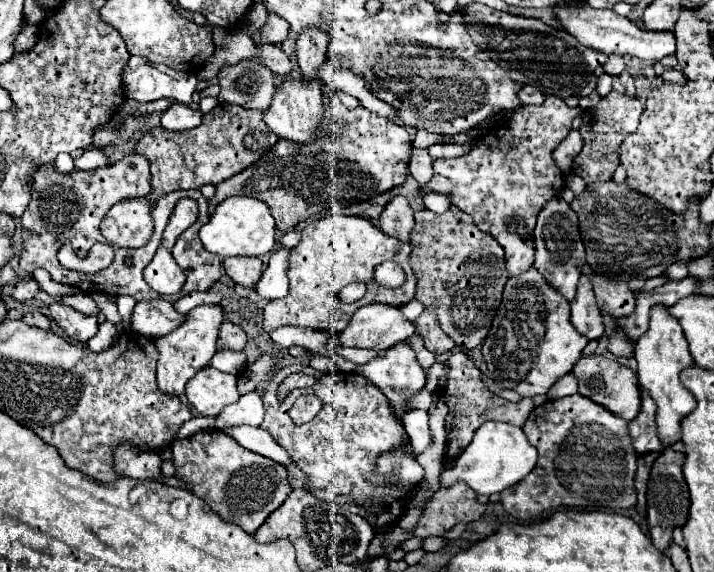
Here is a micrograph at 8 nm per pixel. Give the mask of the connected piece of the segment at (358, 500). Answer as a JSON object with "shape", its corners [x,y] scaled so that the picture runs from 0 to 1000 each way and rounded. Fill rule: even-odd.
{"shape":[[[409,636],[389,647],[370,678],[373,727],[364,748],[378,755],[381,766],[403,790],[409,808],[429,829],[429,857],[437,867],[504,899],[510,909],[515,909],[527,934],[535,934],[543,920],[557,916],[557,909],[566,902],[580,853],[566,853],[563,860],[555,836],[541,836],[527,825],[524,808],[543,787],[557,787],[560,776],[571,780],[574,769],[569,752],[563,748],[560,734],[549,724],[552,717],[546,713],[541,692],[529,678],[524,678],[524,671],[518,671],[510,657],[501,654],[451,654],[451,661],[445,661],[440,675],[412,682],[401,699],[389,703],[389,671],[412,650],[443,654],[434,640],[426,636]],[[420,689],[443,689],[451,699],[451,717],[445,720],[445,731],[440,731],[437,738],[409,745],[409,734],[401,720],[409,713]]]}

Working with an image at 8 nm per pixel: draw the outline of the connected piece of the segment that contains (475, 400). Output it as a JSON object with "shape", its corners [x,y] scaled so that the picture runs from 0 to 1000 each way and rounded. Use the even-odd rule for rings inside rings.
{"shape":[[[639,615],[625,629],[625,675],[619,682],[619,696],[627,710],[627,727],[625,727],[625,787],[622,787],[622,822],[633,818],[639,801],[650,790],[650,783],[658,776],[664,755],[683,734],[697,734],[697,738],[711,738],[720,745],[734,745],[739,724],[748,713],[745,696],[731,696],[728,703],[711,703],[686,682],[681,682],[681,671],[675,668],[675,650],[667,643],[667,636],[650,619]]]}

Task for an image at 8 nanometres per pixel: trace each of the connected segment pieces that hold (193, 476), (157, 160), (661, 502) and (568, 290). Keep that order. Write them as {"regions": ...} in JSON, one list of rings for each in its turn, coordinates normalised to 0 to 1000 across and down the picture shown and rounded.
{"regions":[[[[283,752],[244,773],[241,811],[246,818],[246,836],[266,850],[266,860],[283,871],[311,909],[333,916],[347,934],[356,934],[375,899],[381,899],[409,860],[398,815],[339,783],[325,762],[308,752]]],[[[305,182],[300,192],[283,203],[283,217],[272,227],[238,231],[221,220],[202,231],[202,238],[188,252],[188,269],[207,276],[213,301],[213,343],[221,346],[244,332],[308,322],[311,315],[319,315],[356,287],[387,248],[389,238],[373,224],[364,196],[328,182]]],[[[933,783],[916,808],[910,839],[908,839],[908,920],[910,920],[910,941],[919,951],[924,965],[933,965],[933,958],[941,948],[944,923],[955,923],[964,909],[966,895],[966,867],[964,850],[955,829],[958,815],[958,794],[944,790],[941,783]]],[[[787,346],[770,350],[770,357],[765,357],[765,364],[754,374],[754,388],[748,399],[748,434],[751,434],[748,469],[762,483],[762,490],[776,507],[782,507],[793,524],[801,528],[807,517],[810,486],[821,462],[821,448],[818,448],[812,402],[810,402],[807,371],[798,367],[796,353],[790,353]]]]}

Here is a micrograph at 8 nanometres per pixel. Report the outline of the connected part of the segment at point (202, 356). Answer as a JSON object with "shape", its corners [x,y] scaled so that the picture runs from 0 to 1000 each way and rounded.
{"shape":[[[283,531],[275,535],[272,542],[263,545],[261,559],[232,587],[218,591],[221,605],[221,675],[227,685],[238,692],[252,692],[258,689],[261,668],[286,640],[294,636],[297,622],[303,619],[303,594],[305,594],[305,573],[311,566],[311,535],[294,535]]]}

